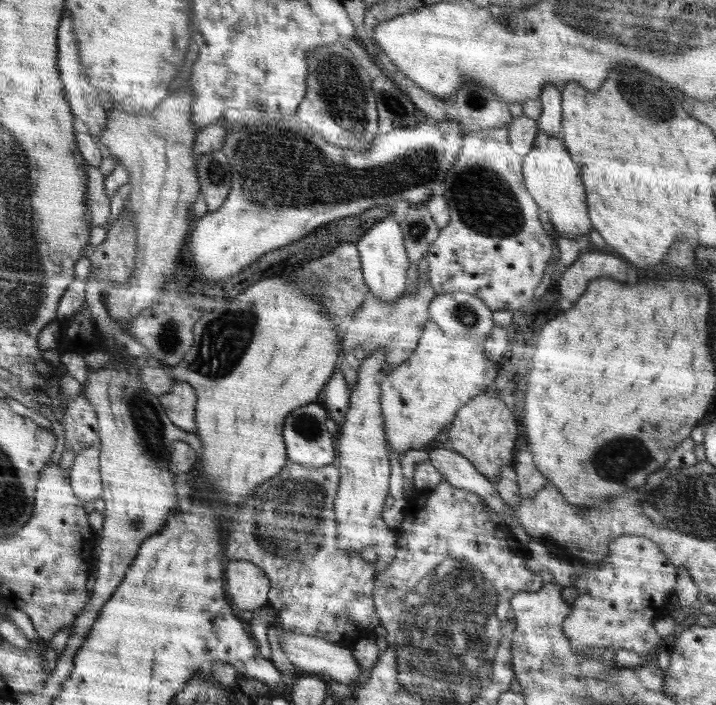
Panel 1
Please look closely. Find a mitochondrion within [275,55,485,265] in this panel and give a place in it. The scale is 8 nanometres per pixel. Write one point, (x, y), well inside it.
(393, 103)

